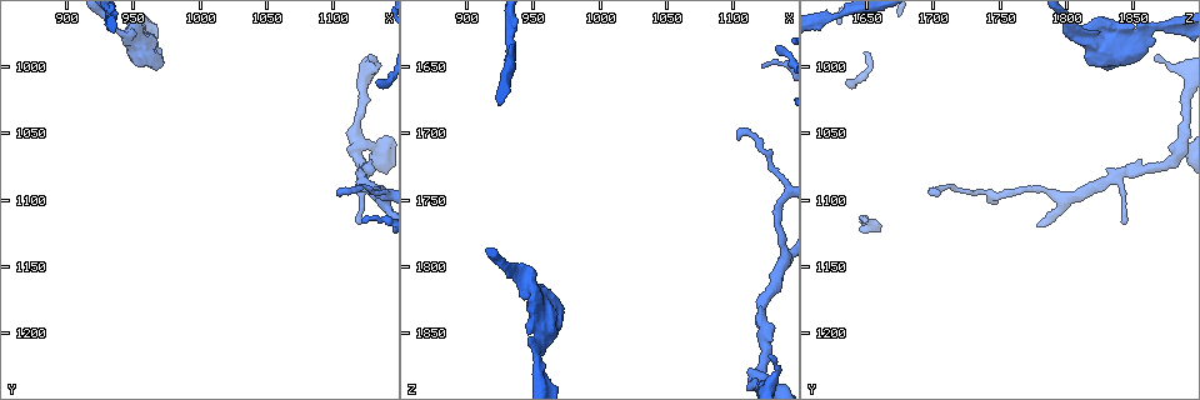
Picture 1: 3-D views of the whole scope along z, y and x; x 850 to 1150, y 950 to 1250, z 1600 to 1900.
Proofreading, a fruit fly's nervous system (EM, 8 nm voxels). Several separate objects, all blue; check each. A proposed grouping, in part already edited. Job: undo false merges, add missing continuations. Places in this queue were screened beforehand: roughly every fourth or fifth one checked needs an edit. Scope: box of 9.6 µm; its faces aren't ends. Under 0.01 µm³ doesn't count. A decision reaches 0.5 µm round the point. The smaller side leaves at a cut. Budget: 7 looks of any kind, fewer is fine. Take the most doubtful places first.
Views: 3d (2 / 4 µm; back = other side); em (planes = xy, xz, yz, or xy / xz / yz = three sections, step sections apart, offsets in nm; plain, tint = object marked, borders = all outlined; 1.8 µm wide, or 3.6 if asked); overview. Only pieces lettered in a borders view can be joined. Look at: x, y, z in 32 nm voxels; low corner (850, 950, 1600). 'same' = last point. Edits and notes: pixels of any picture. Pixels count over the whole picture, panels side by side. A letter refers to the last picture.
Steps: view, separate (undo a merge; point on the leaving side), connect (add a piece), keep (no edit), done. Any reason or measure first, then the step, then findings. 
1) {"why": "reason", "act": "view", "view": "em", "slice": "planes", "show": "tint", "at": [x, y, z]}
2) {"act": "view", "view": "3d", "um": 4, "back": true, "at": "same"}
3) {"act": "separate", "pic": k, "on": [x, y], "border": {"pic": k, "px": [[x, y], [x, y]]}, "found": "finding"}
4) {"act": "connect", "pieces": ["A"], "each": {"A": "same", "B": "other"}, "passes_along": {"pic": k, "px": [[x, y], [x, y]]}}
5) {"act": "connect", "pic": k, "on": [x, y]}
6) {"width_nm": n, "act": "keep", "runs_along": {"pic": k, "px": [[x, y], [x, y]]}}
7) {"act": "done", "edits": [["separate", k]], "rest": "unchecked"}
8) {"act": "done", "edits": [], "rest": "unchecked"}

{"why": "end of a long branch", "act": "view", "view": "em", "slice": "planes", "show": "borders", "at": [1132, 992, 1866]}

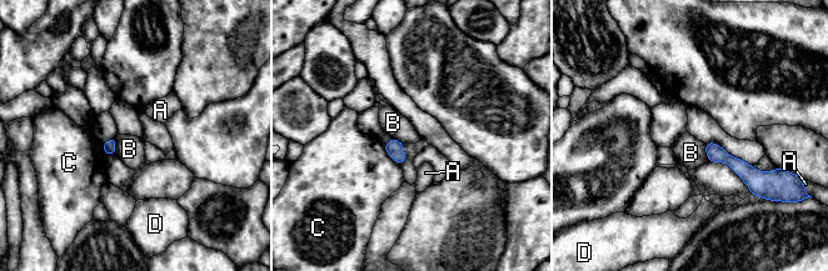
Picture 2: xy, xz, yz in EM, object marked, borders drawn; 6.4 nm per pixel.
{"longest_contact_nm": ["C", 160], "act": "keep", "each": {"A": "other", "B": "other", "C": "other", "D": "other"}, "runs_along": {"pic": 2, "px": [[708, 146], [734, 162], [753, 181]]}, "found": "none of them fits"}

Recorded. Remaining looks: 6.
{"why": "calibre changes", "act": "view", "view": "em", "slice": "xz", "step": 8, "show": "tint", "at": [934, 970, 1806]}

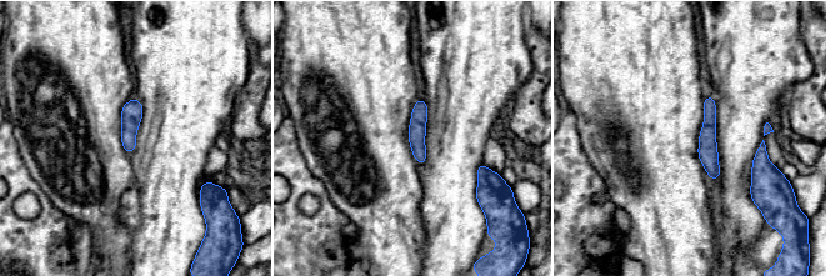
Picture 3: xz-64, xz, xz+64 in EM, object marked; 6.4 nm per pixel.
{"why": "another direction", "act": "view", "view": "em", "slice": "planes", "show": "tint", "at": "same"}

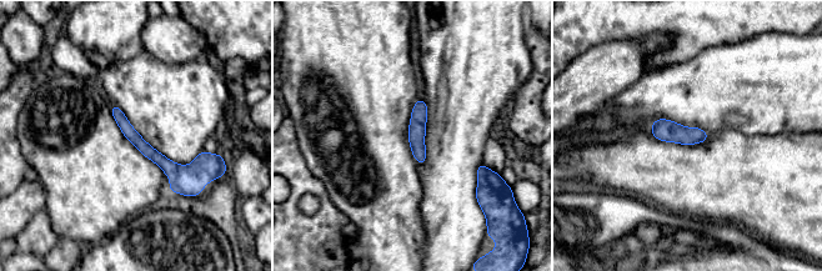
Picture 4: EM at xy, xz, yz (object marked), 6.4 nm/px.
{"why": "what lies round it", "act": "view", "view": "em", "slice": "planes", "show": "borders", "at": "same"}

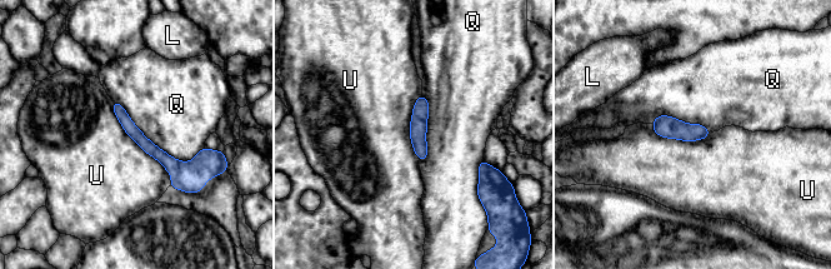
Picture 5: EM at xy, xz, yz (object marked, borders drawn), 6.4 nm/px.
{"width_nm": 80, "longest_contact_nm": ["Q", 650], "act": "keep", "each": {"L": "other", "Q": "other", "U": "other"}, "found": "continuous, no second neuron"}

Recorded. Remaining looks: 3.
{"why": "small branch off a trunk", "act": "view", "view": "em", "slice": "xz", "step": 8, "show": "tint", "at": [1122, 1058, 1884]}

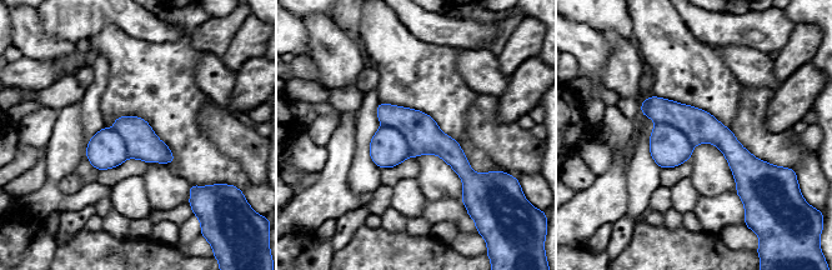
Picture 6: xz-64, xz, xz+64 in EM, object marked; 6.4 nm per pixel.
{"why": "cut it another way", "act": "view", "view": "em", "slice": "yz", "step": 4, "show": "borders", "at": "same"}

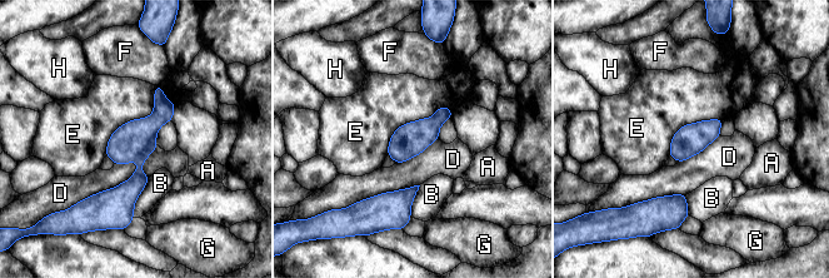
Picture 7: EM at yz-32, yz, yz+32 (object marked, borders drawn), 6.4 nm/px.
{"act": "separate", "pic": 7, "on": [129, 140], "each": {"A": "other", "B": "other", "D": "other", "E": "other", "F": "other", "G": "other", "H": "other"}, "border": {"pic": 7, "px": [[154, 140], [134, 159]]}, "found": "a second neuron is stuck on"}

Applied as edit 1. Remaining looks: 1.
{"act": "done", "edits": [["separate", 7]], "rest": "unchecked"}

